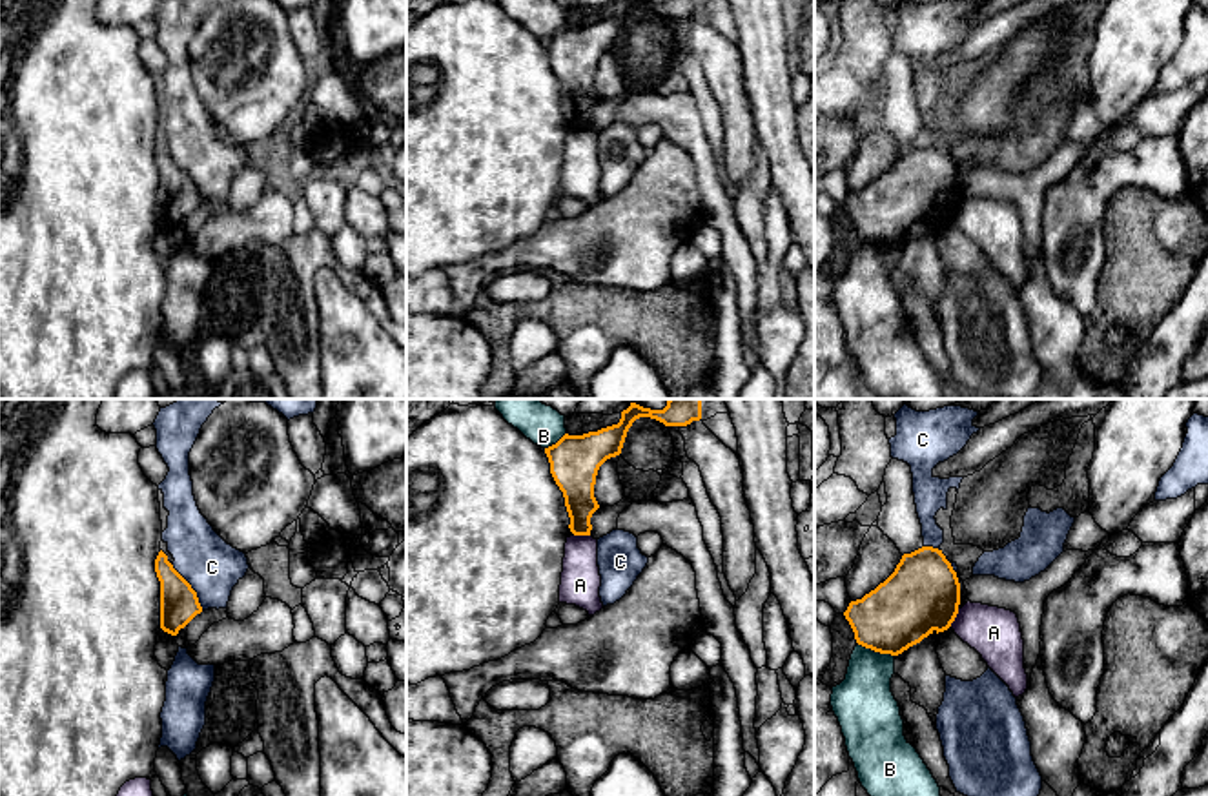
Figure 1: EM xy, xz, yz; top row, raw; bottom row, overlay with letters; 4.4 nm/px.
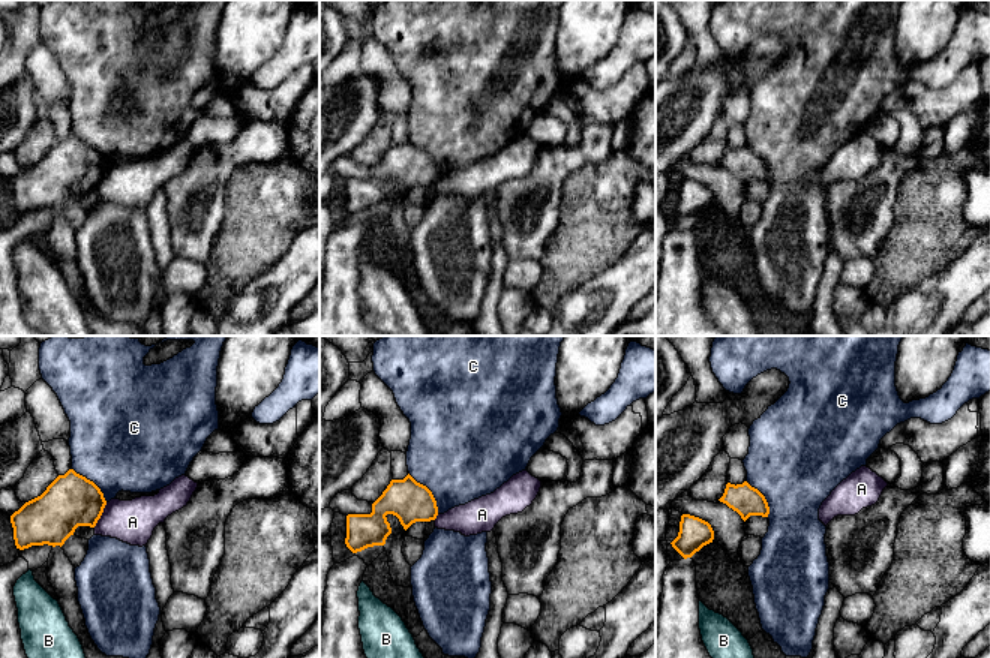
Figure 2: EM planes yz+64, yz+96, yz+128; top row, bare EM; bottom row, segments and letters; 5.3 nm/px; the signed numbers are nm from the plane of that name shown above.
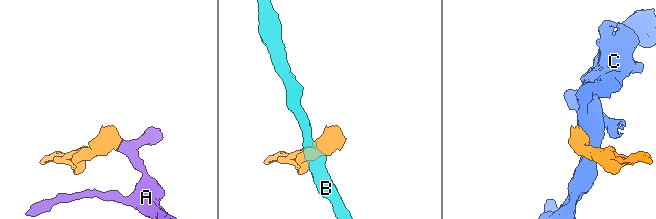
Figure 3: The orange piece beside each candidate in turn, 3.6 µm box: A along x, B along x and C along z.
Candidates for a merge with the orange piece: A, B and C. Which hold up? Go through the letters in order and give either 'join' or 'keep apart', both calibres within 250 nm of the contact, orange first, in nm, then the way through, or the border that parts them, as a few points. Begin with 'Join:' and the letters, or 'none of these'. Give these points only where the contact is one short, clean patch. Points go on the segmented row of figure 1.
Join: none of these
A: keep apart; calibres 320 and 220 nm; border yz (959, 609), (950, 625)
B: keep apart; calibres 300 and 260 nm; border yz (857, 642), (893, 656)
C: keep apart; calibres 170 and 240 nm; border xy (172, 565), (195, 592), (203, 609)

